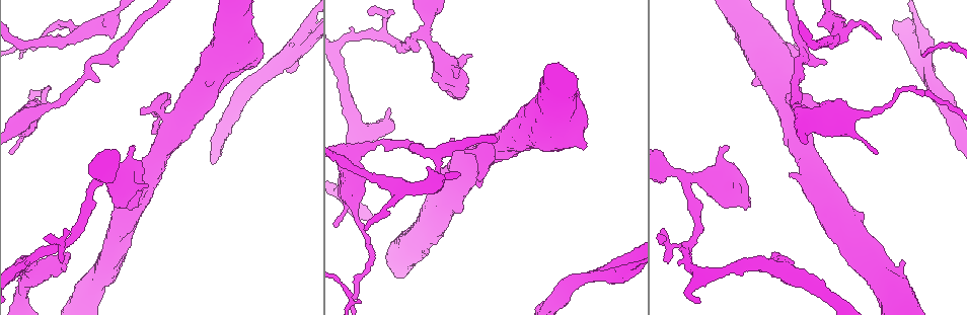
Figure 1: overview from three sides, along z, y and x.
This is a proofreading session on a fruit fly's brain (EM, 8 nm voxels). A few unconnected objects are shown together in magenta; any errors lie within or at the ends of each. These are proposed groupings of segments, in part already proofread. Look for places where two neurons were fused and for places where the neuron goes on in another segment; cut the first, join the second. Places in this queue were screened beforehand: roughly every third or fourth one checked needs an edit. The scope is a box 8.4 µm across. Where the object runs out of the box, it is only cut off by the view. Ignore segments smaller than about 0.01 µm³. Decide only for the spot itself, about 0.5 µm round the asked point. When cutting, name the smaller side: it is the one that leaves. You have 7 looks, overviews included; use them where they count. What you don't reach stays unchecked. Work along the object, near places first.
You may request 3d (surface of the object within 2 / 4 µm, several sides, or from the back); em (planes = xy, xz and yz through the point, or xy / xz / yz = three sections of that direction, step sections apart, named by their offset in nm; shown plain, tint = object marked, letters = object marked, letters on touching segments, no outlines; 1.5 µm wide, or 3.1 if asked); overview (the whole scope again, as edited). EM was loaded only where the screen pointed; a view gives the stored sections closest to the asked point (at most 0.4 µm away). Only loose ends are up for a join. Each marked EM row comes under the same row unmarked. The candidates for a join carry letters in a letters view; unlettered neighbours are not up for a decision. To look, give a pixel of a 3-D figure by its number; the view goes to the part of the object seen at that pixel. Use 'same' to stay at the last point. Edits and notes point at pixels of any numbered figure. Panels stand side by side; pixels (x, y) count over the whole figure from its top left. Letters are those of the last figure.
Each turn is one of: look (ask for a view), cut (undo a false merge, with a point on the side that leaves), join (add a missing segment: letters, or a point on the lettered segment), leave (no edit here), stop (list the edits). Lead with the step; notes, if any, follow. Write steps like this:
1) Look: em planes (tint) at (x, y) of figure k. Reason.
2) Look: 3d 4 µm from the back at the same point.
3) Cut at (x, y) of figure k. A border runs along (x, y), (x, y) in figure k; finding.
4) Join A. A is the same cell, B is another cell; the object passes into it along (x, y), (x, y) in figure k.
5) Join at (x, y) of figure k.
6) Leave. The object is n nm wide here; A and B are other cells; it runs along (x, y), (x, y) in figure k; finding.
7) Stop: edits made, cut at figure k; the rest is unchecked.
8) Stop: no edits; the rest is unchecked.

Look: 3d 2 µm at (56, 245) of figure 1.

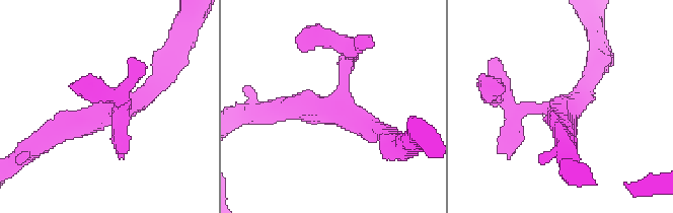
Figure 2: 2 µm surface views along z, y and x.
Look: em planes (letters) at (564, 104) of figure 2. Need the tissue.

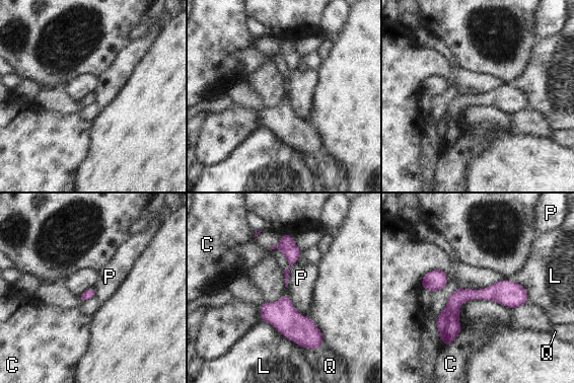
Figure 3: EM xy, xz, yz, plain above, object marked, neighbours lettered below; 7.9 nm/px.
Leave. C, L, P and Q are other cells; a border runs along (263, 321), (269, 322), (301, 348) in figure 3; continuous, no second neuron.

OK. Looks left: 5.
Look: em planes (letters) at (63, 269) of figure 1. Thick end.

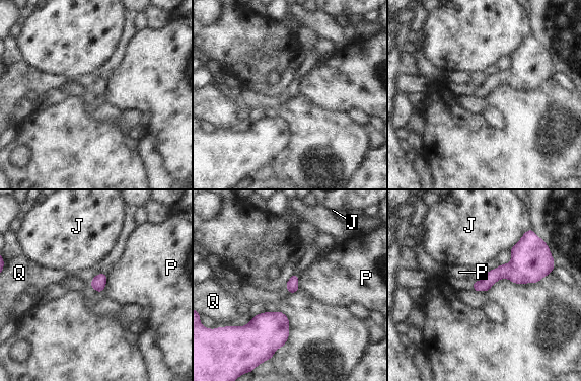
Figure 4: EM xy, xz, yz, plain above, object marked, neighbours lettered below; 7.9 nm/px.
Leave. The longest contact is with J, 200 nm; J, P and Q are other cells; a border runs along (105, 273), (105, 286), (100, 293) in figure 4; no lettered segment goes on from it.

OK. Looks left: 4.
Look: em xz step 4 (letters) at (904, 89) of figure 1. Abrupt turn.

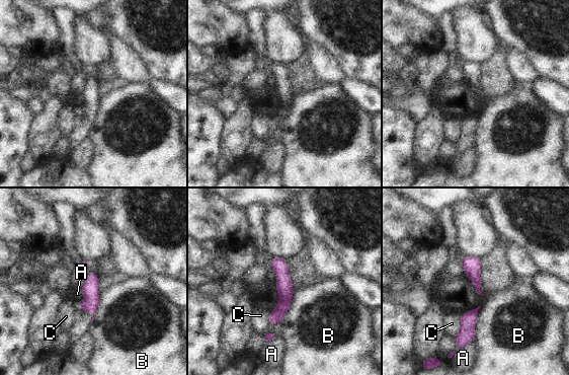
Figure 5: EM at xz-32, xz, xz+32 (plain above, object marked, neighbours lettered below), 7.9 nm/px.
Cut at (275, 314) of figure 5. The object is 130 nm wide here; the longest contact is with B, 280 nm; A, B and C are other cells; two neurons meet here.

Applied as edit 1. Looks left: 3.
Stop: edits made, cut at figure 5; the rest is unchecked.

